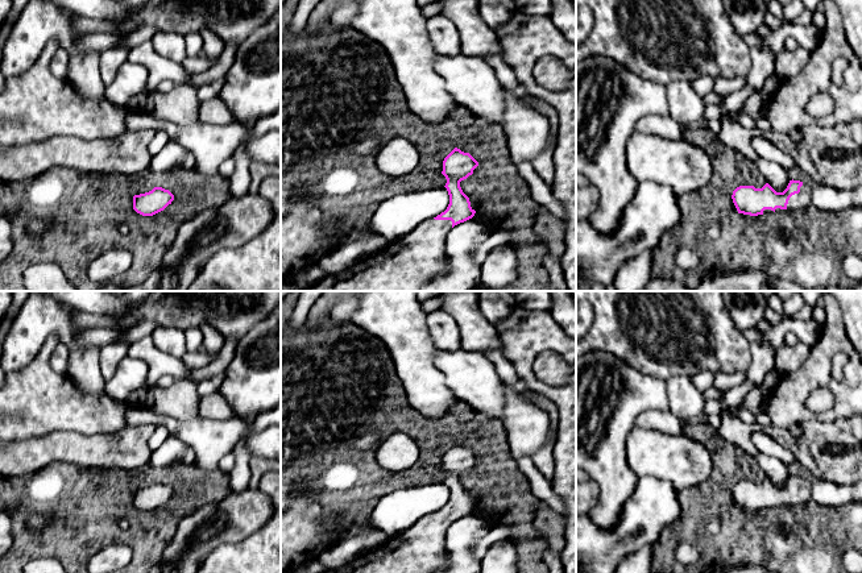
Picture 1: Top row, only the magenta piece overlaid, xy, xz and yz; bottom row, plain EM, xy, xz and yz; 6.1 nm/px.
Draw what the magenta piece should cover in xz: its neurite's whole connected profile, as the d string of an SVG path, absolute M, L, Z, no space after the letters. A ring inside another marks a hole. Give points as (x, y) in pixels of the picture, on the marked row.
M455 148L443 161L442 174L445 177L445 188L449 195L449 204L444 212L434 219L417 224L406 236L382 249L355 266L336 275L324 275L318 283L304 291L420 291L432 279L444 274L448 269L445 252L445 237L449 231L469 219L473 219L480 203L468 198L460 182L473 174L478 162L469 154Z

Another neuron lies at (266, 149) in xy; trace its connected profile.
M281 129L253 138L248 144L246 154L250 163L262 162L281 166Z

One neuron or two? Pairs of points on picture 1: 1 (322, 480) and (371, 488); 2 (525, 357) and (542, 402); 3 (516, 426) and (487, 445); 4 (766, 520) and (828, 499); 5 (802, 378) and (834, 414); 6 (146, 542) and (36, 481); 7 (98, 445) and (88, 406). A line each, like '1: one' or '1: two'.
1: one
2: two
3: two
4: two
5: one
6: one
7: two

